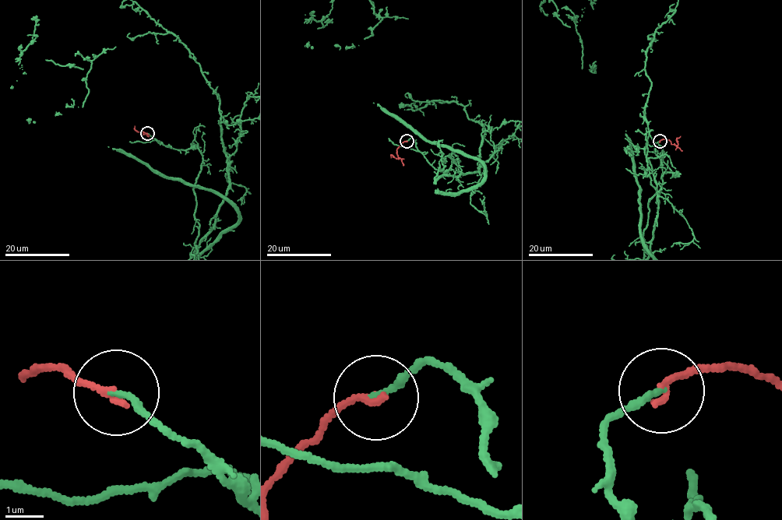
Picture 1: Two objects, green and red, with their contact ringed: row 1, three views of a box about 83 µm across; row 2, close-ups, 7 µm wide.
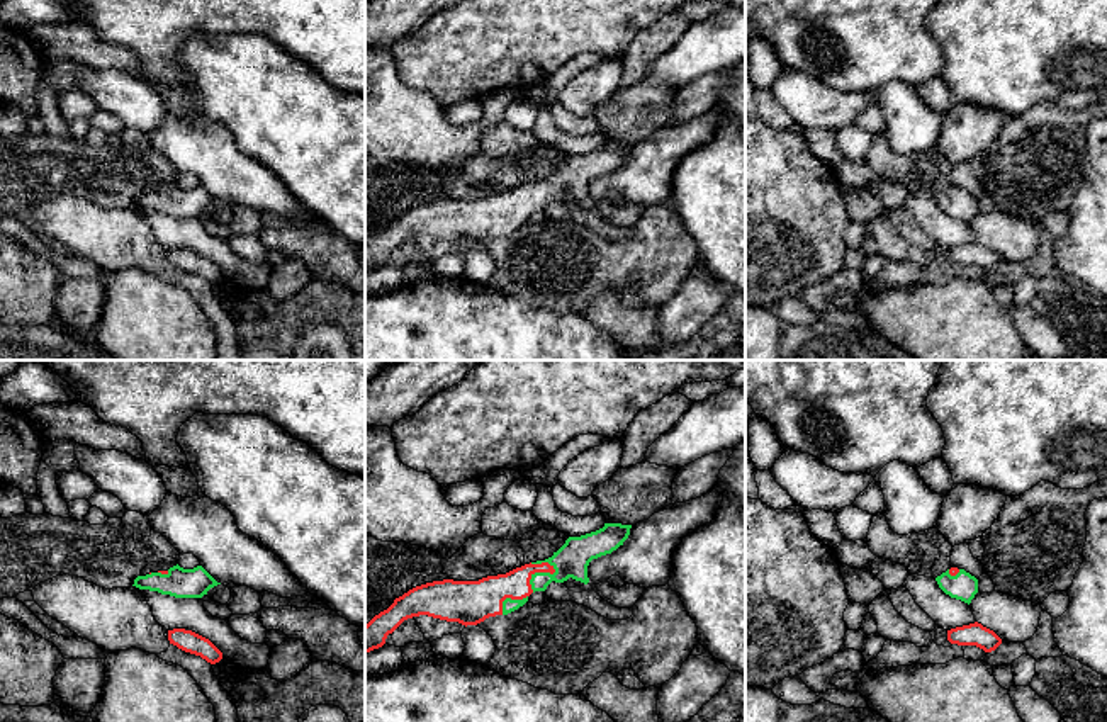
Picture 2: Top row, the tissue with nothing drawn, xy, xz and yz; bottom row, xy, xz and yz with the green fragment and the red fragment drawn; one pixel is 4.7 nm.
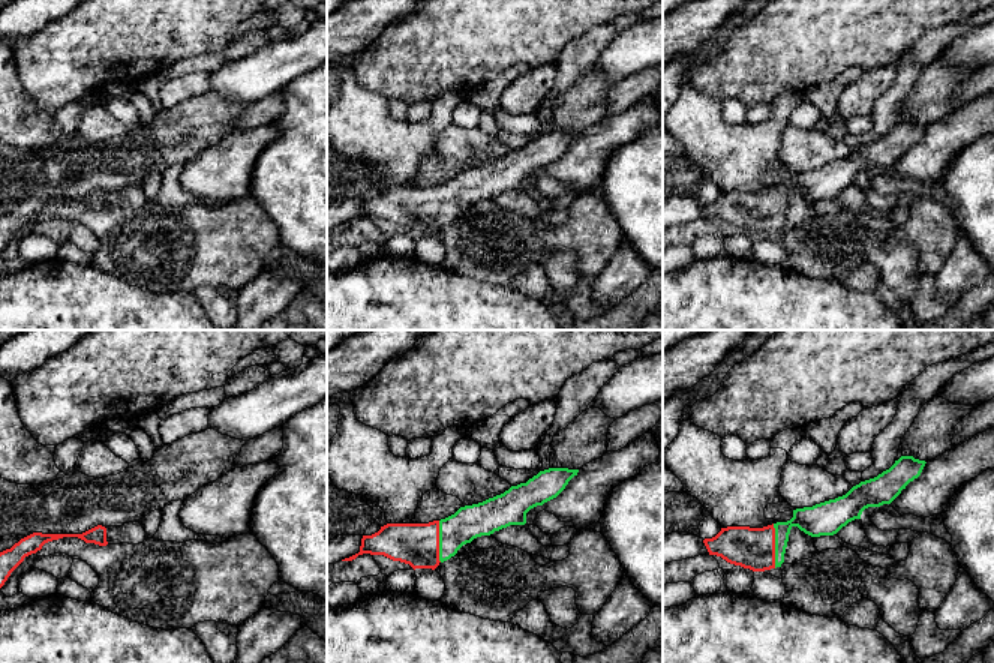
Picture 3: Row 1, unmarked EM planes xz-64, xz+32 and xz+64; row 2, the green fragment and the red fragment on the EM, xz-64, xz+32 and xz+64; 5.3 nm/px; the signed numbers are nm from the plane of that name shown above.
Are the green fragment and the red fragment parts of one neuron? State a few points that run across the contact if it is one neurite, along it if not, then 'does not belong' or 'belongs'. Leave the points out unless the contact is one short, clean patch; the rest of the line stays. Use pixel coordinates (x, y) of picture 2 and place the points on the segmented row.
belongs

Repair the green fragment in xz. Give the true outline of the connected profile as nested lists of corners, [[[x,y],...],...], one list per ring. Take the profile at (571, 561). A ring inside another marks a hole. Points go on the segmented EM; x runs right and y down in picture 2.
[[[604,523],[596,532],[569,537],[552,557],[506,574],[479,581],[443,579],[416,586],[365,625],[365,652],[382,647],[387,635],[413,617],[428,615],[465,627],[477,625],[489,617],[518,610],[531,593],[545,591],[552,581],[564,583],[572,578],[587,584],[589,562],[623,545],[630,528],[632,525]]]

